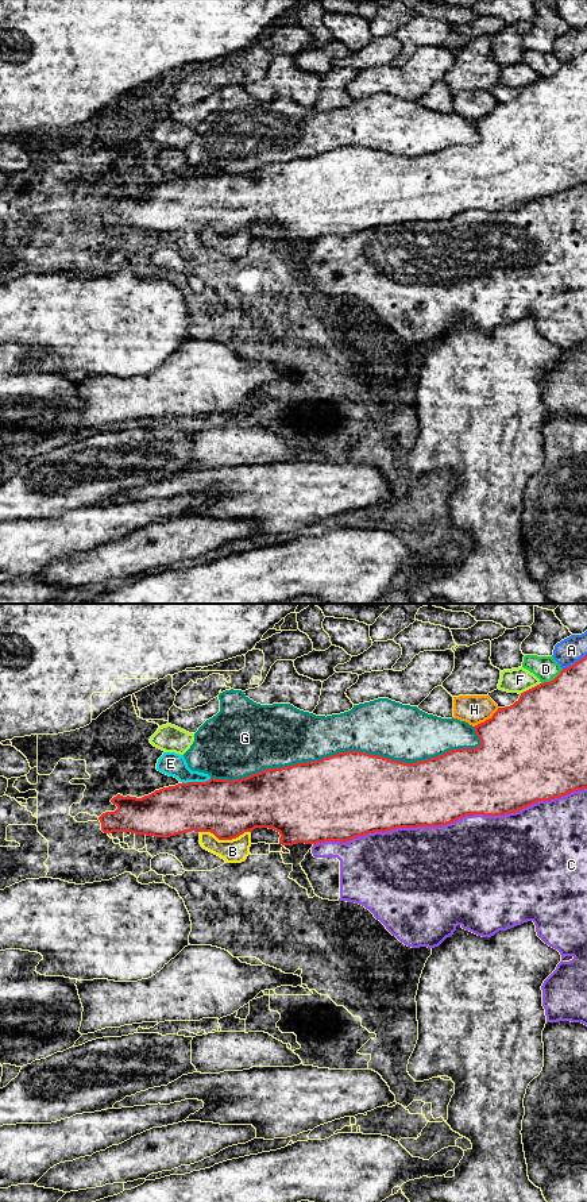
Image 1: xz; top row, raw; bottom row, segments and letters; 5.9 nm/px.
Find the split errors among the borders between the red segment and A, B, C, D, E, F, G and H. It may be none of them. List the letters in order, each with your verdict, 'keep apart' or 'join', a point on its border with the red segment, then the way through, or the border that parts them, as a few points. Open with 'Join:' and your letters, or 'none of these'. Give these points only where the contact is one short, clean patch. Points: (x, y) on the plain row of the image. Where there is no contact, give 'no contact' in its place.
Join: none of these
A: keep apart; meets red in xz at (575, 58)
B: keep apart; meets red in xz at (226, 234)
C: keep apart; meets red in xz at (450, 218)
D: keep apart; meets red in xz at (553, 74)
E: keep apart; meets red in xz at (196, 177)
F: keep apart; meets red in xz at (529, 84)
G: keep apart; meets red in xz at (348, 146)
H: keep apart; meets red in xz at (486, 115)

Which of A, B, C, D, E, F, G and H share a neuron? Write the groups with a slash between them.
A / B D / C / E / F / G / H

